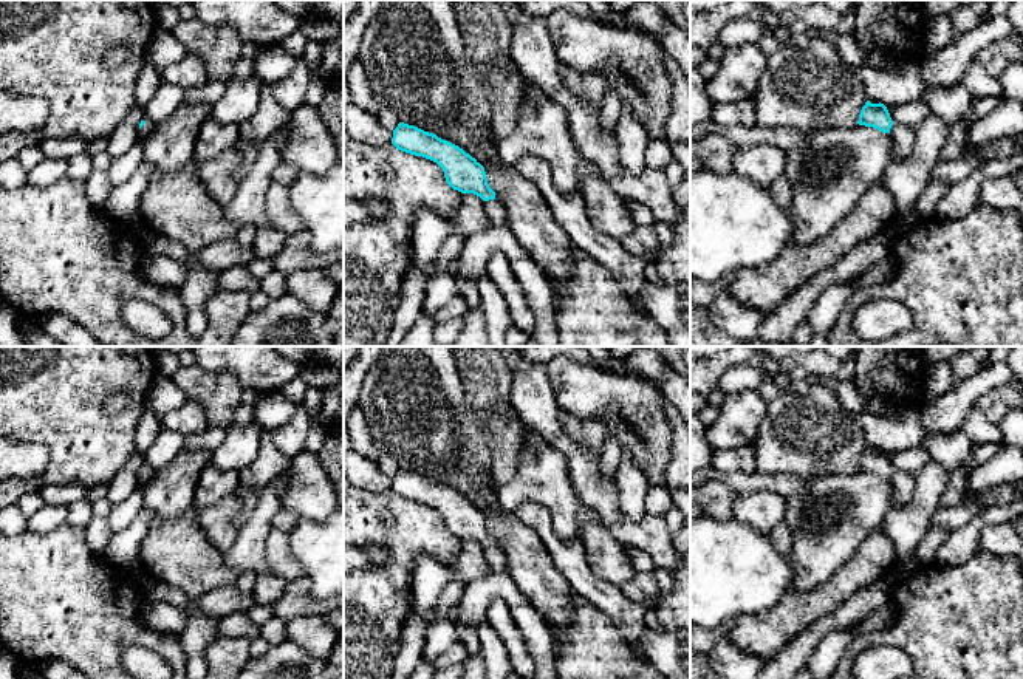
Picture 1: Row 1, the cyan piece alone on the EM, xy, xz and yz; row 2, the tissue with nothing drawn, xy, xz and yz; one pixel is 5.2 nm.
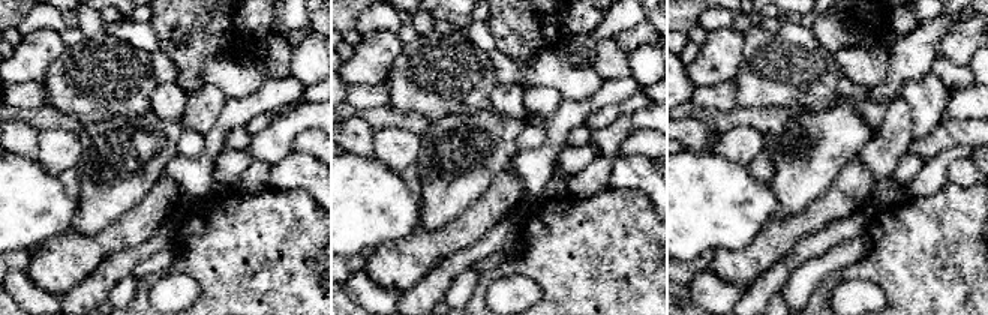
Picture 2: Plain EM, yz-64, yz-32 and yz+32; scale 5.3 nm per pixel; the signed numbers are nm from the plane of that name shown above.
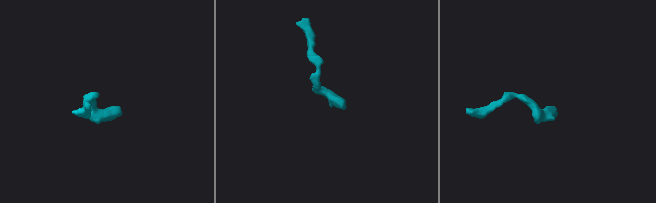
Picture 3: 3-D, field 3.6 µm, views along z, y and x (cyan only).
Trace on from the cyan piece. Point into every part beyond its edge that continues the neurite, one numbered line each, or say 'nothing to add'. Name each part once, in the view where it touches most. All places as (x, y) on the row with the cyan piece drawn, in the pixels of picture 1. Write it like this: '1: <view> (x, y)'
1: xz (497, 214)

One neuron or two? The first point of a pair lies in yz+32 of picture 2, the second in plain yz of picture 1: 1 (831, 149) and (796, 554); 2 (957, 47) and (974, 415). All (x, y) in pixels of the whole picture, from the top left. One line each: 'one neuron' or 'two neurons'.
1: one neuron
2: two neurons

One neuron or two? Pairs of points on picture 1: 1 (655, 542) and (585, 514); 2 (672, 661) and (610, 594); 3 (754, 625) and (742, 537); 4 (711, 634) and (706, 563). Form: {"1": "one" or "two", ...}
{"1": "two", "2": "two", "3": "two", "4": "two"}

